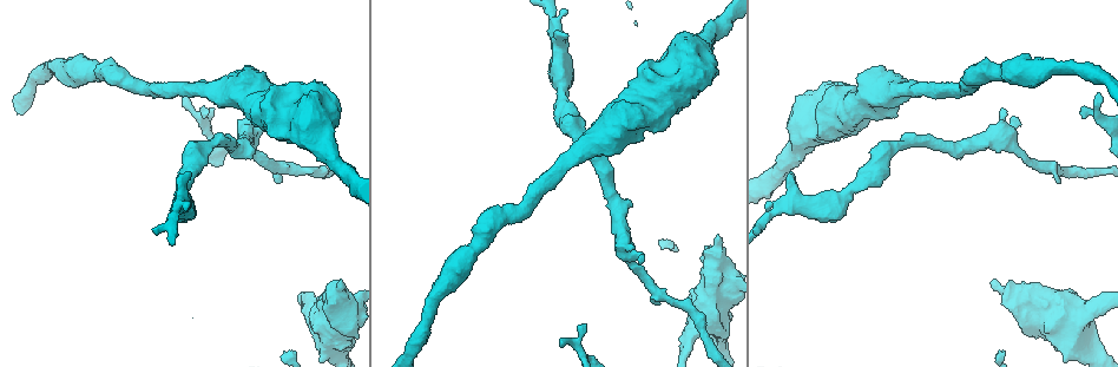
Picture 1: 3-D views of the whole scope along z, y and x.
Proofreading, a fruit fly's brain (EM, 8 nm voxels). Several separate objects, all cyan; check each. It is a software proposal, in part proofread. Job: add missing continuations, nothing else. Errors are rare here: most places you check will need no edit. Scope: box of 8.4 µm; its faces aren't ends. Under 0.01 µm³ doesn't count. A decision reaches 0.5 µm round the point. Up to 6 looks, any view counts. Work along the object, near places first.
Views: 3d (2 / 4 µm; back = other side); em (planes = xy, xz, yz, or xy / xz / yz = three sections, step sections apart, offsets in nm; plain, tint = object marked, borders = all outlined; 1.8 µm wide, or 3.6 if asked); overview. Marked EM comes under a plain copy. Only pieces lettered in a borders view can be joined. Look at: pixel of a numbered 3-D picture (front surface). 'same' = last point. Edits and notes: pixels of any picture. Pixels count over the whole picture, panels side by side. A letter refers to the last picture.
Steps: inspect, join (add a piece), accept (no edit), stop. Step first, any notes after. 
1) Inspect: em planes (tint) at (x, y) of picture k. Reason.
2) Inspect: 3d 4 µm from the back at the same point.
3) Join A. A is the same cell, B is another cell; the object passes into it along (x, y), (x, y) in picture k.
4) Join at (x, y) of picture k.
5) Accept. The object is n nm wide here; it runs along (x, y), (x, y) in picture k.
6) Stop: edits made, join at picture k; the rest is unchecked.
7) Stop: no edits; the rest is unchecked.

Inspect: 3d 2 µm from the back at (207, 116) of picture 1. Free end.

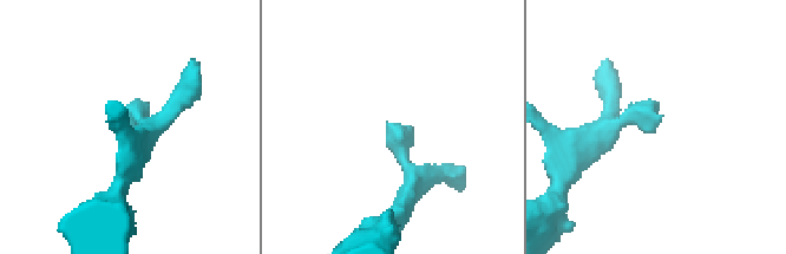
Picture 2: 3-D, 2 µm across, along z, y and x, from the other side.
Inspect: em planes (borders) at (656, 124) of picture 2. Shape alone is not enough.

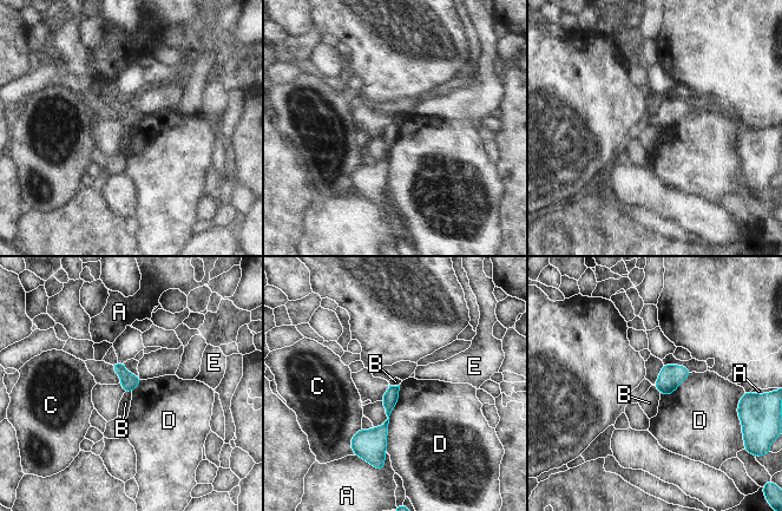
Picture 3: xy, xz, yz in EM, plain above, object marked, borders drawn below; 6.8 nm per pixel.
Accept. A, B, C, D and E are other cells; a border runs along (131, 392), (124, 393) in picture 3; none of them fits.

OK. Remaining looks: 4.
Inspect: 3d 2 µm at (635, 248) of picture 1. Thick end.

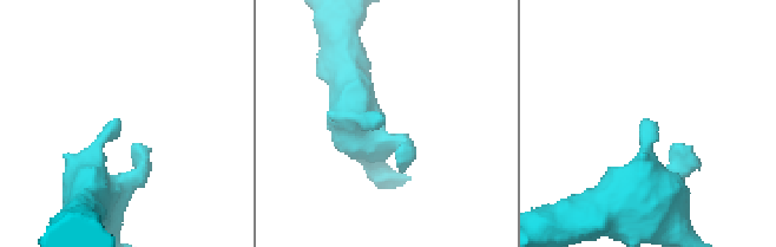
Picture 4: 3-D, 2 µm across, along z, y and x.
Inspect: em 3.6 µm xz step 4 (tint) at (646, 123) of picture 4. Now the EM.

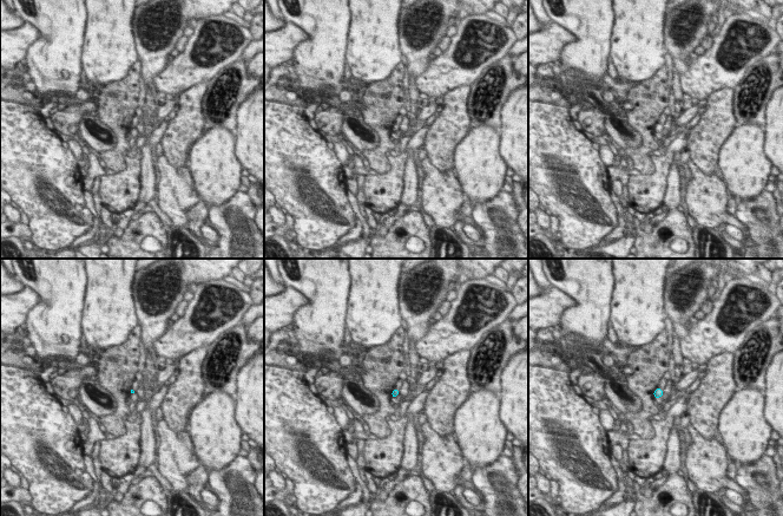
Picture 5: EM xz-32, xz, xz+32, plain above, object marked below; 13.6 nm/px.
Inspect: em 3.6 µm planes (borders) at the same point.

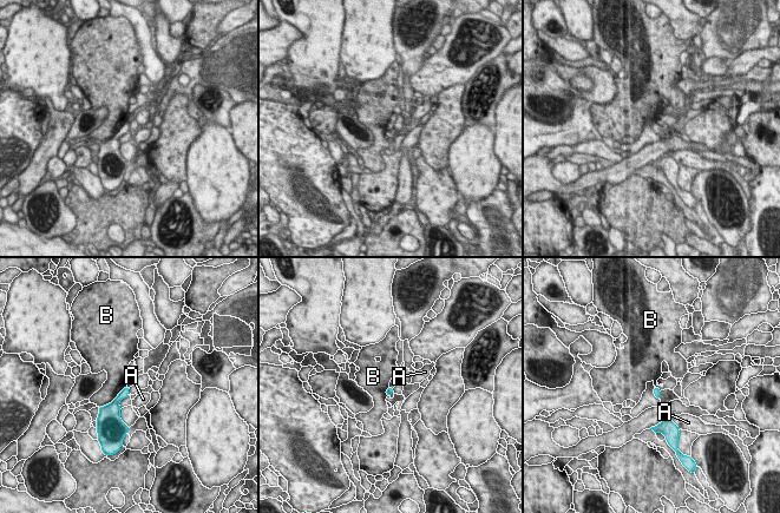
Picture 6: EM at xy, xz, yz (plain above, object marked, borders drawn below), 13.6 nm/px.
Accept. A and B are other cells; no lettered piece goes on from it.

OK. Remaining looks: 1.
Inspect: em planes (borders) at (566, 35) of picture 1. An open end.

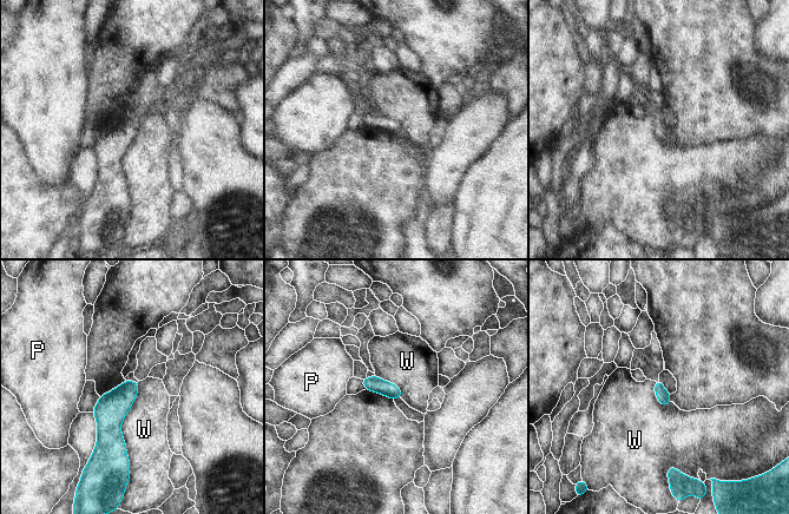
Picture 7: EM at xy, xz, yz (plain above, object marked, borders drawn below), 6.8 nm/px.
Accept. P and W are other cells; a border runs along (138, 382), (122, 422), (129, 473) in picture 7; no lettered piece goes on from it.

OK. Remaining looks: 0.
Stop: no edits; the rest is unchecked.

